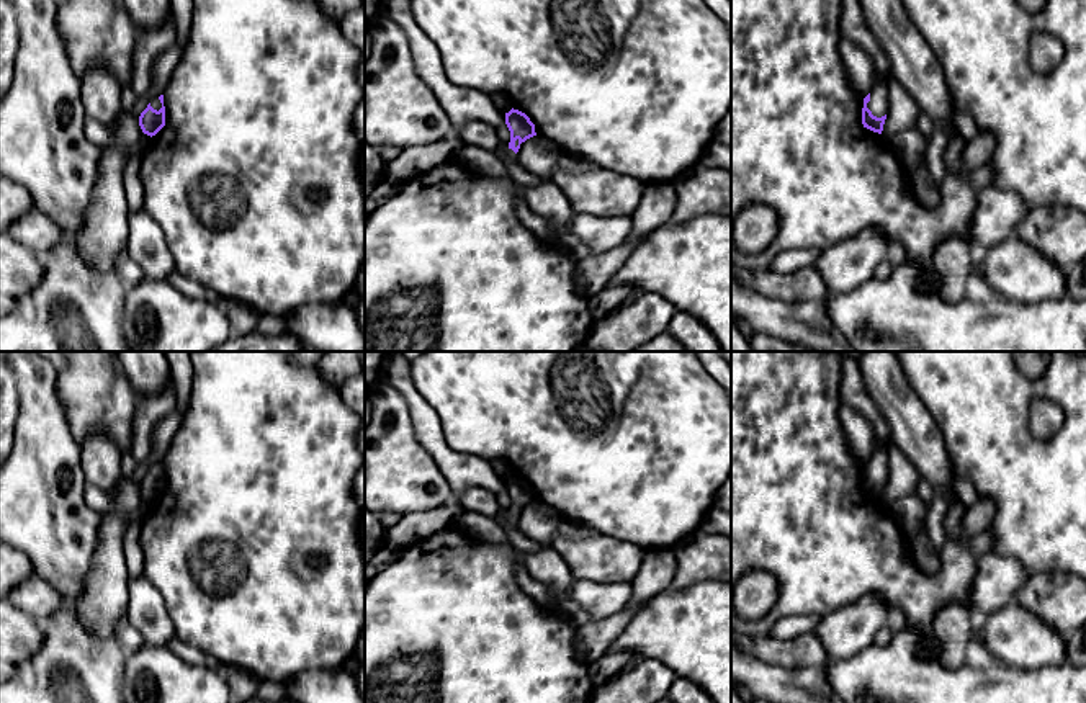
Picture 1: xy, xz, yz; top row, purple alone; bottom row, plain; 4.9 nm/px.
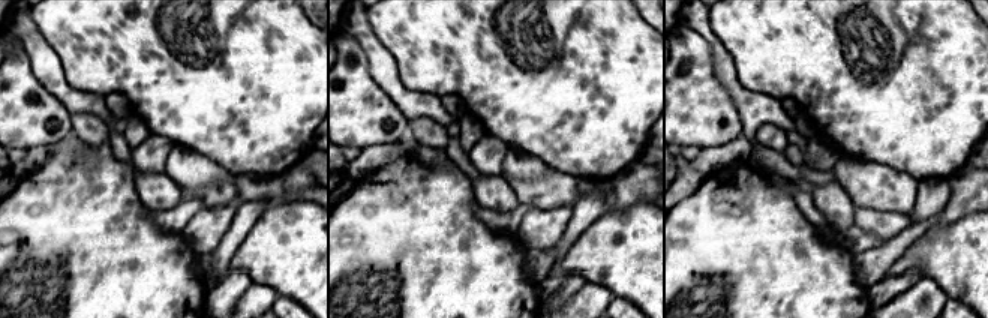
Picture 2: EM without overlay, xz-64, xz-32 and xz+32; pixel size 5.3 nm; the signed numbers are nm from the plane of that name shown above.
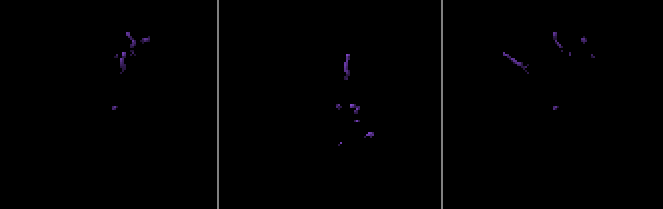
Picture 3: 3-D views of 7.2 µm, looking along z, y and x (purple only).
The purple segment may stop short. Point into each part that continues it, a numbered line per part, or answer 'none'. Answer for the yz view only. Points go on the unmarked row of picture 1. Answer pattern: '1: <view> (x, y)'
1: yz (879, 461)

